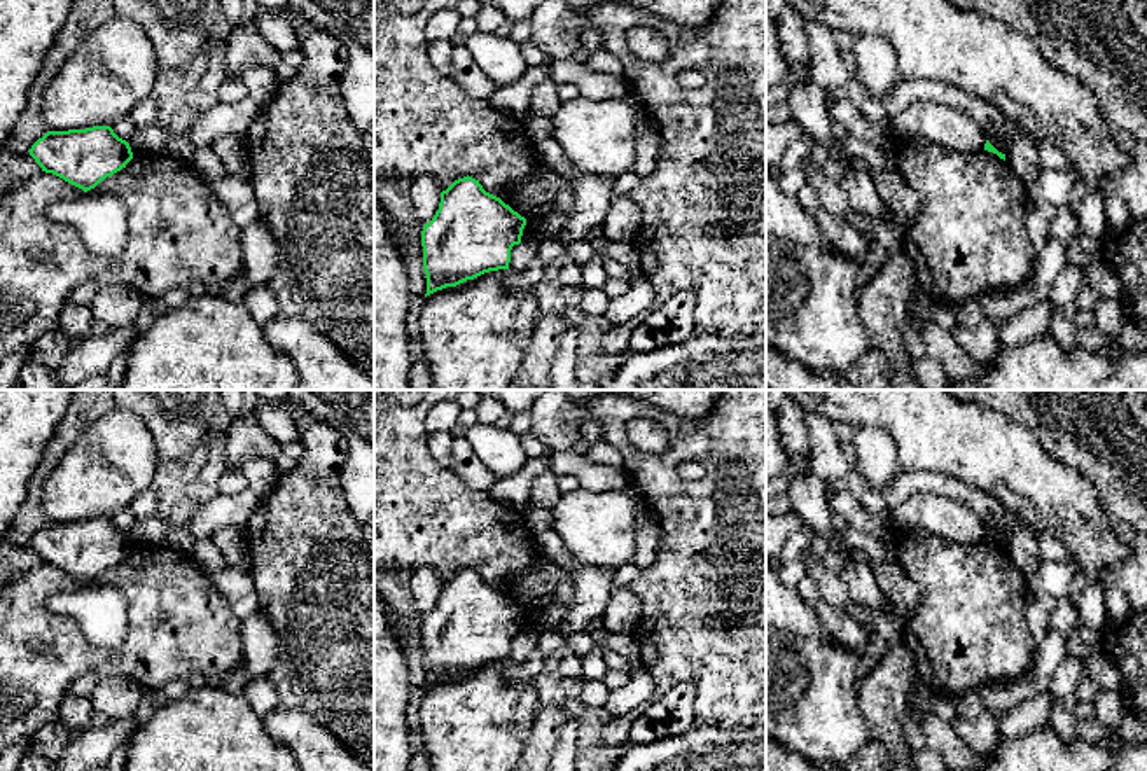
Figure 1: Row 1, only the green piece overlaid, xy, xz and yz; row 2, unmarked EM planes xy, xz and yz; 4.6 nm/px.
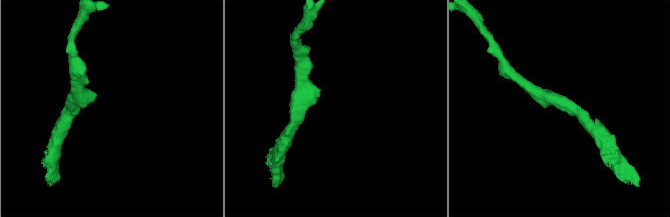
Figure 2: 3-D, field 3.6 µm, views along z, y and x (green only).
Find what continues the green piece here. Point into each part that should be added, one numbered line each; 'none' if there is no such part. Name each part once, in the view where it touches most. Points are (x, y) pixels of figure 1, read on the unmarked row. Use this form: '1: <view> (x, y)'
none

